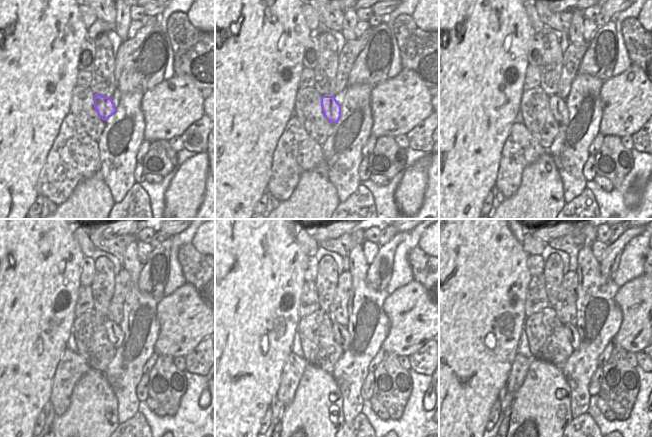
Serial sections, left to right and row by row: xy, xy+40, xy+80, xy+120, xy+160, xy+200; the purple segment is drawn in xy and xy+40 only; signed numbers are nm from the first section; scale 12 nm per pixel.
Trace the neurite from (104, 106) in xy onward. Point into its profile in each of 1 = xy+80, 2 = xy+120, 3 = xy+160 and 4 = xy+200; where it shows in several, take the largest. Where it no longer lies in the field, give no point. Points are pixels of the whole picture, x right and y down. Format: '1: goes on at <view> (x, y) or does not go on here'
1: goes on at xy+80 (558, 107)
2: goes on at xy+120 (115, 335)
3: goes on at xy+160 (341, 335)
4: goes on at xy+200 (572, 330)

